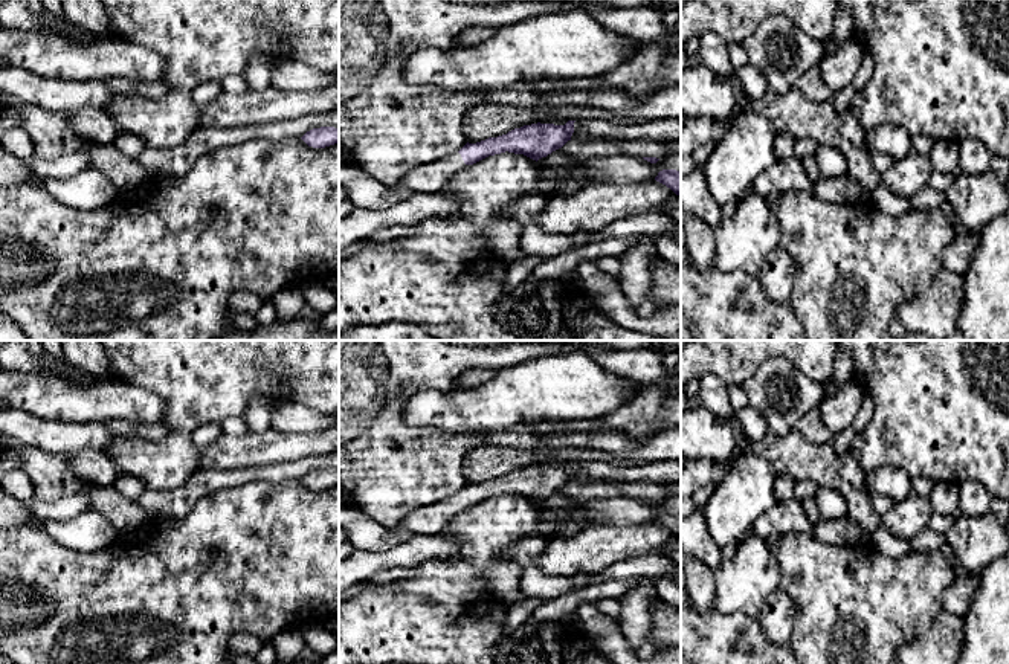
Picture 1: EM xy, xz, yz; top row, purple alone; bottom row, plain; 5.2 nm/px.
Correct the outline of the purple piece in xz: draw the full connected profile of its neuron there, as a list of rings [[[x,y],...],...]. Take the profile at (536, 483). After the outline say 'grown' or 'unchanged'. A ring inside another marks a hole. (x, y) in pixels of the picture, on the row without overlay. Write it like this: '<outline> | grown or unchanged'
[[[568,463],[565,467],[537,464],[476,485],[467,484],[459,493],[412,511],[398,528],[412,534],[443,534],[447,524],[467,507],[505,493],[537,504],[571,482],[574,464]]] | grown

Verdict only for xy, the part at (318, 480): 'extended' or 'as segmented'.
as segmented

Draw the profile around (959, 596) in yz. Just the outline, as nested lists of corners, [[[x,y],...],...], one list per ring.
[[[966,574],[963,577],[956,577],[953,585],[948,588],[943,595],[942,606],[951,615],[965,617],[969,604],[975,595],[975,591],[980,585],[980,575]]]

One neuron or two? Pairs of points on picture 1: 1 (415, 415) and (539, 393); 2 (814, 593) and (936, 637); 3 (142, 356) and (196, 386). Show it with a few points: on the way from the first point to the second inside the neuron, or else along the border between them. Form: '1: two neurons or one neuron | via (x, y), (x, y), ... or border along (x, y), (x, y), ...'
1: one neuron | via (446, 409), (489, 408), (509, 397)
2: two neurons | border along (942, 609), (924, 631), (899, 647)
3: one neuron | via (156, 356), (165, 356), (182, 373)

